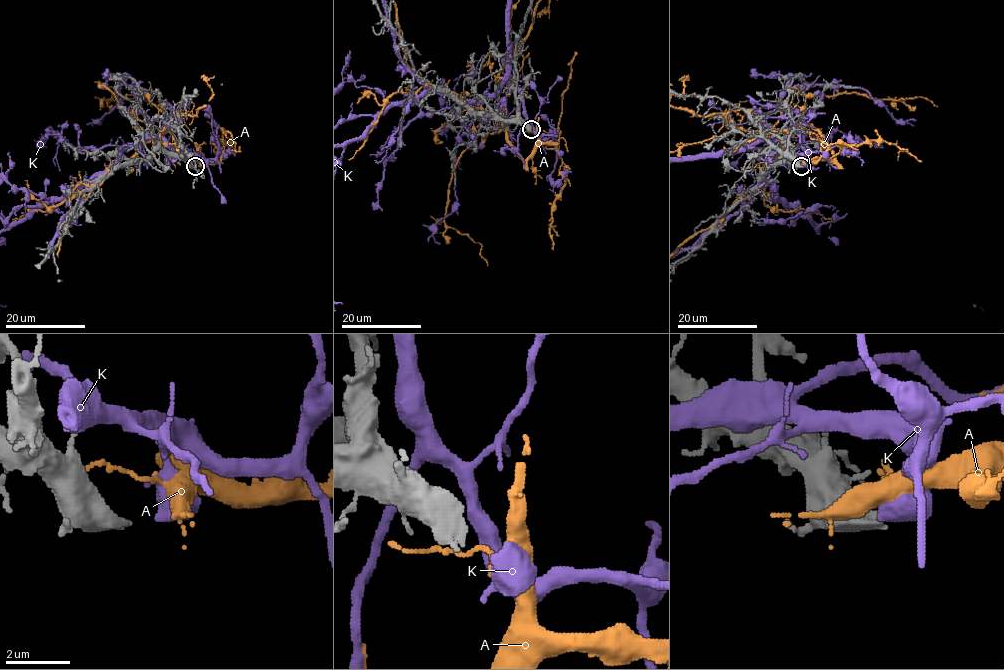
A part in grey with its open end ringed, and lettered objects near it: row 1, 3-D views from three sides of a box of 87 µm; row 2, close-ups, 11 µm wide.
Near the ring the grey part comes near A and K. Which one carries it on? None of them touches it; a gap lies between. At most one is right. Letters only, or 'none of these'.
none of these

